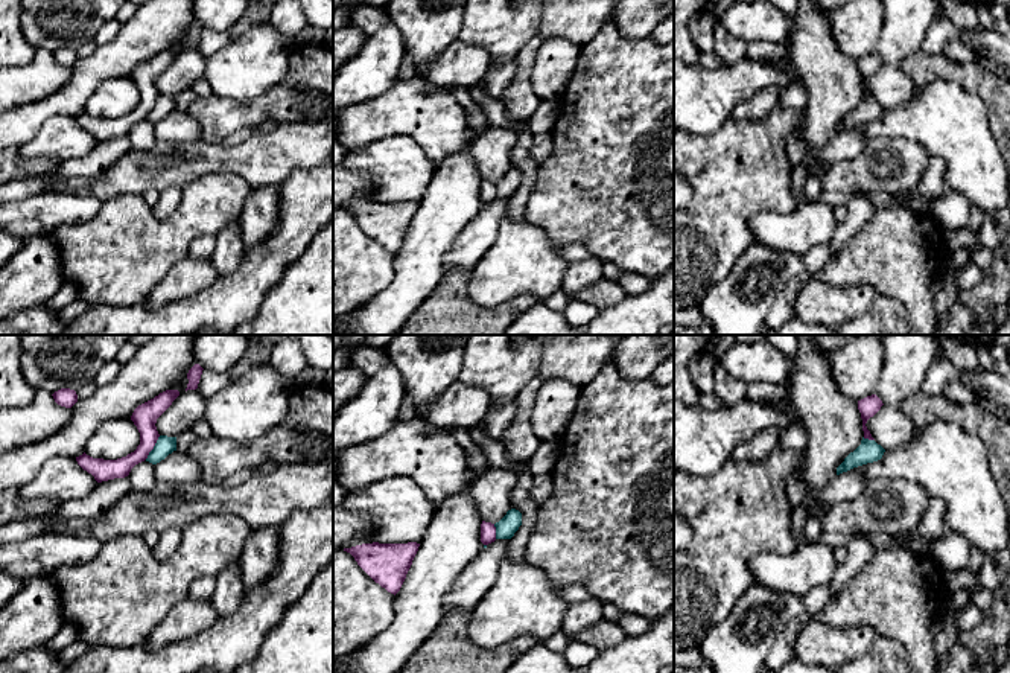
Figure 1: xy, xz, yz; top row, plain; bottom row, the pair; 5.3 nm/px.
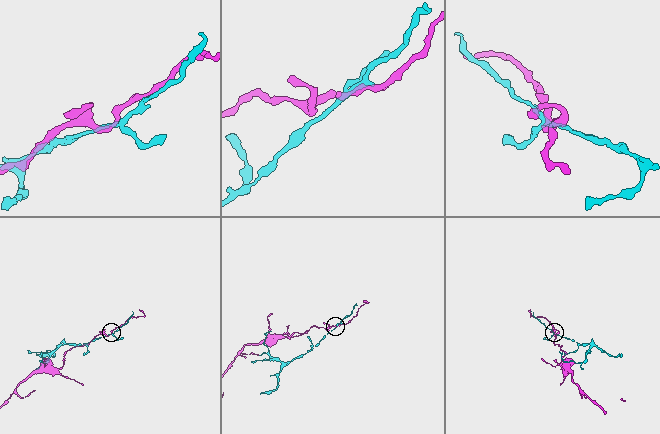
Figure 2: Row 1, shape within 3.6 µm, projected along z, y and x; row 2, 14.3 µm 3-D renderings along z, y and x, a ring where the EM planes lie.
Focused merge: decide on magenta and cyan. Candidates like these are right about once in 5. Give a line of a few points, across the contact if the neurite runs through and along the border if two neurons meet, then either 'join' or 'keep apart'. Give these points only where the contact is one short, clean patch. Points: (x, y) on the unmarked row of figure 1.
line xy (160, 95), (145, 118); keep apart

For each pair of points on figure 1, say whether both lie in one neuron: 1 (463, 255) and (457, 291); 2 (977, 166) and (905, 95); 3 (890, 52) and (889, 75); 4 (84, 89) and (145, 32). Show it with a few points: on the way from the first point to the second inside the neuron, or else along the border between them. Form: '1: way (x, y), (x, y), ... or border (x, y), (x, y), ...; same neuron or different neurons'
1: border (469, 273), (452, 270), (444, 276); different neurons
2: border (917, 87), (917, 95), (908, 104), (886, 108); different neurons
3: border (884, 63), (898, 69); different neurons
4: way (98, 73), (130, 46); same neuron

